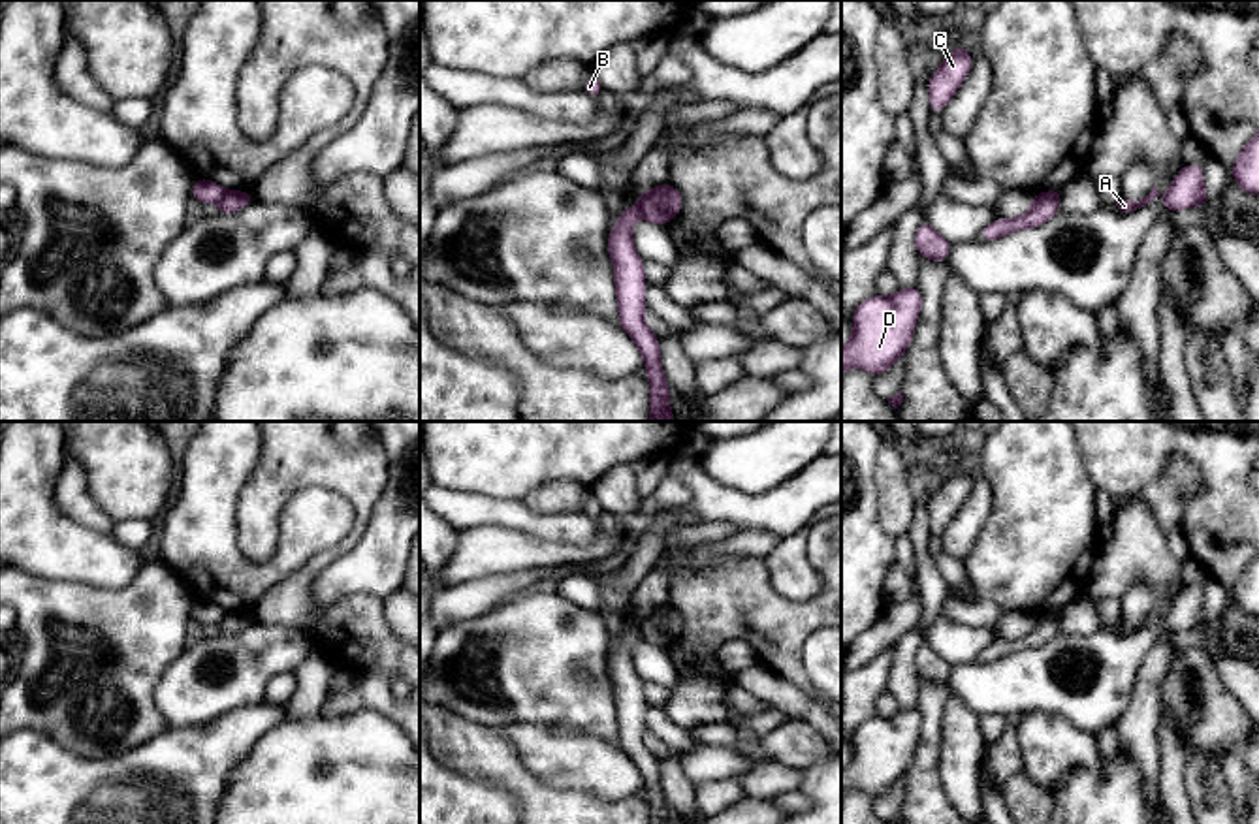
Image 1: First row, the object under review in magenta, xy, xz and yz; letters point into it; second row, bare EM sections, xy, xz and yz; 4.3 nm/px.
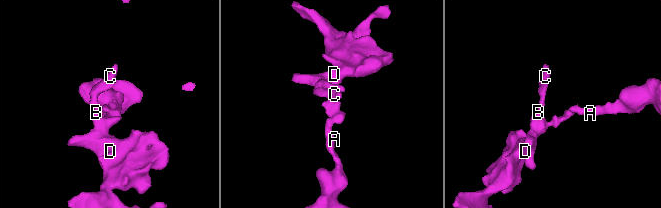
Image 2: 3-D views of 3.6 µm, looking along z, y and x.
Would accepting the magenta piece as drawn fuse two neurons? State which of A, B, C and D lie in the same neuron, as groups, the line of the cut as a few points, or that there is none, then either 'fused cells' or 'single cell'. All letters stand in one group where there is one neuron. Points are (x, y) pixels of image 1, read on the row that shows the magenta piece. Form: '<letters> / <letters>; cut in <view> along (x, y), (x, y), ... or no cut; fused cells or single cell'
A / B C D; cut in xz along (637, 207), (642, 217); fused cells

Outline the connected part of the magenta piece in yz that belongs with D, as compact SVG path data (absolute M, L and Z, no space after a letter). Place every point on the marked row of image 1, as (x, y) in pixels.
M918 286L862 301L853 312L851 341L841 348L841 376L849 367L873 376L886 372L909 350L920 307Z

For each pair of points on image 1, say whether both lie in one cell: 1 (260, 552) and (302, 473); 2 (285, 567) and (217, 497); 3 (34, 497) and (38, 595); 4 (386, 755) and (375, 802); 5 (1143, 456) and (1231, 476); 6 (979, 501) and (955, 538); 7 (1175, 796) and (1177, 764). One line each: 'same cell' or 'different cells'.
1: same cell
2: same cell
3: different cells
4: same cell
5: same cell
6: same cell
7: same cell

